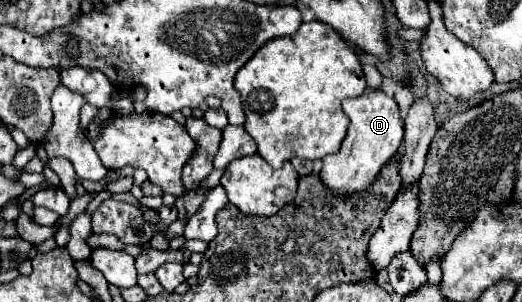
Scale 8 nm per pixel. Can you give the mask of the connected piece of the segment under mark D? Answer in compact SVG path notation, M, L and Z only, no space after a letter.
M368 88L358 98L346 98L342 102L342 108L350 118L348 134L336 154L328 154L322 158L324 166L320 176L322 182L326 186L332 186L336 194L350 196L370 186L370 182L376 178L378 170L382 168L382 162L390 160L400 150L404 140L404 122L396 100L386 96L382 90Z

